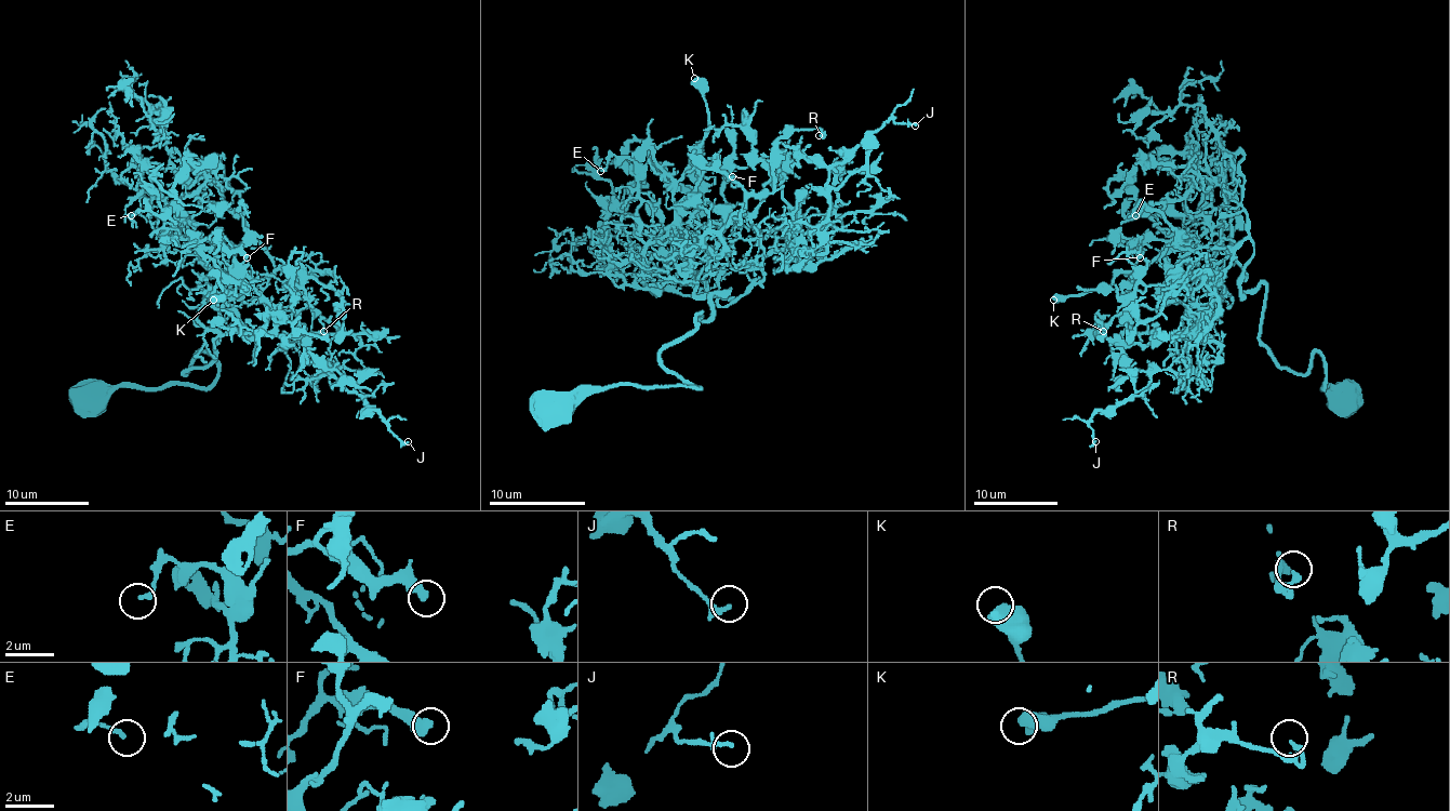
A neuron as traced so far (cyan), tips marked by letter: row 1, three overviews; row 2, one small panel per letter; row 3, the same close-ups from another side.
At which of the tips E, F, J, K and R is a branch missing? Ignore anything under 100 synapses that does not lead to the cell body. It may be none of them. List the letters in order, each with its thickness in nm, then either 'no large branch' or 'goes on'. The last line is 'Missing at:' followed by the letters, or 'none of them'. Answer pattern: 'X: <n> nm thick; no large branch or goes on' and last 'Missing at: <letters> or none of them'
E: 150 nm thick; no large branch
F: 480 nm thick; no large branch
J: 200 nm thick; no large branch
K: 600 nm thick; no large branch
R: 200 nm thick; no large branch
Missing at: none of them

